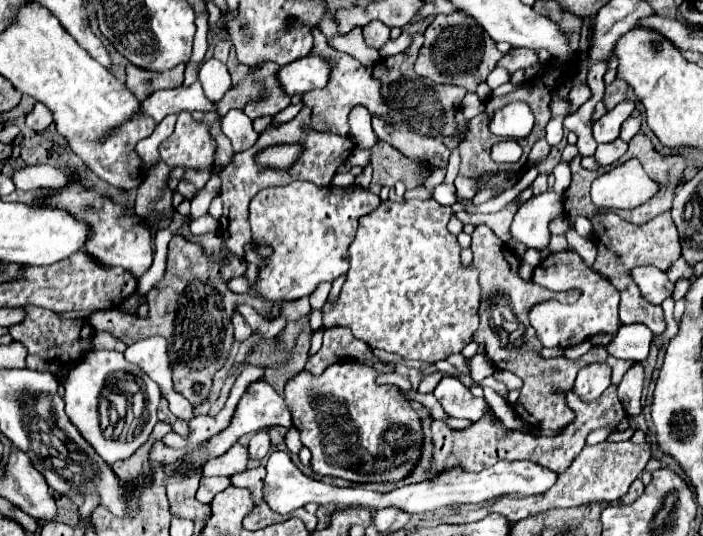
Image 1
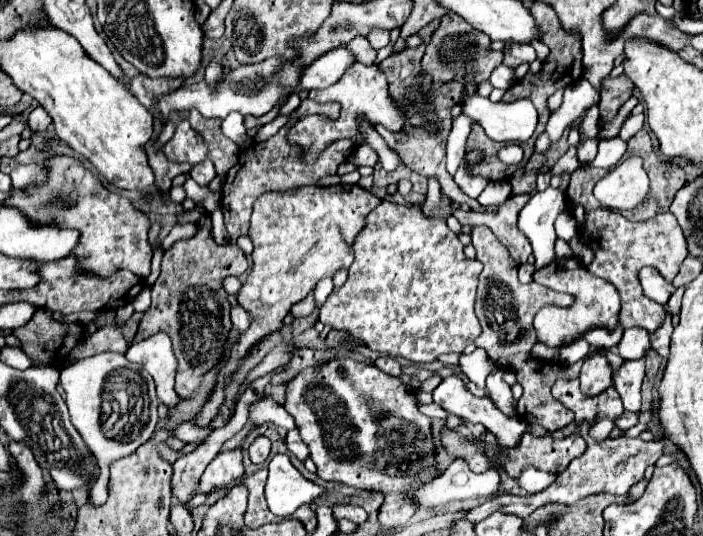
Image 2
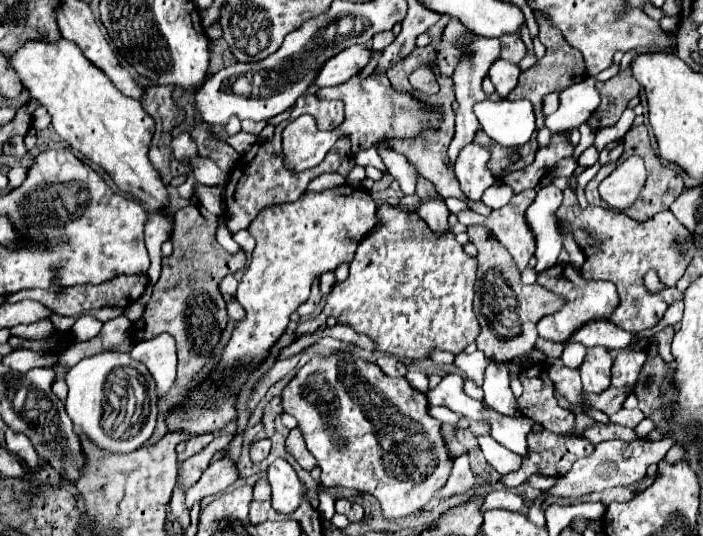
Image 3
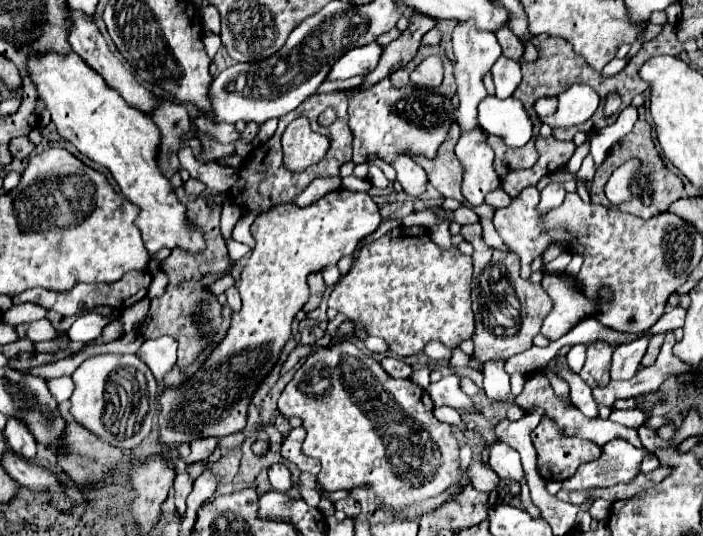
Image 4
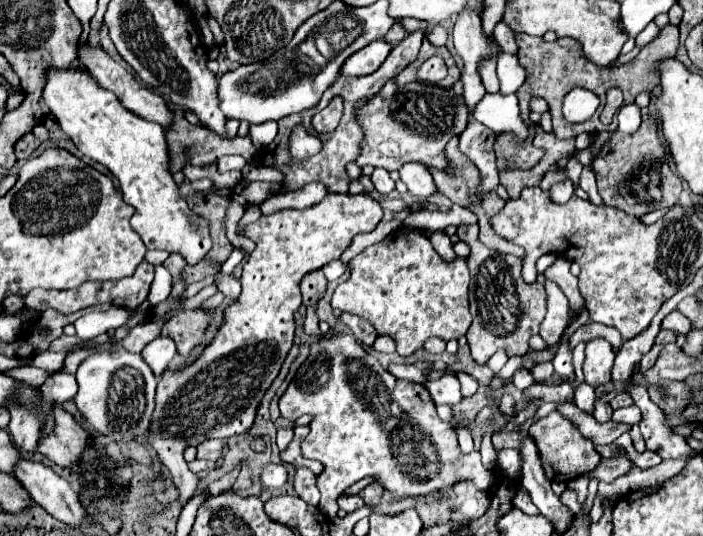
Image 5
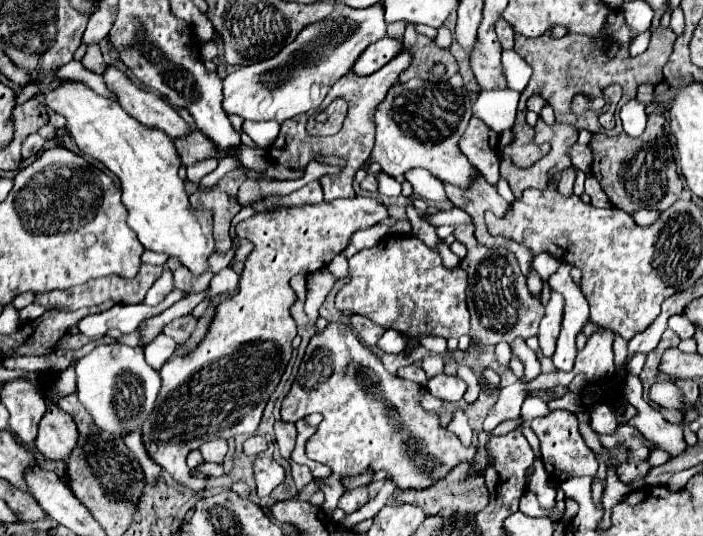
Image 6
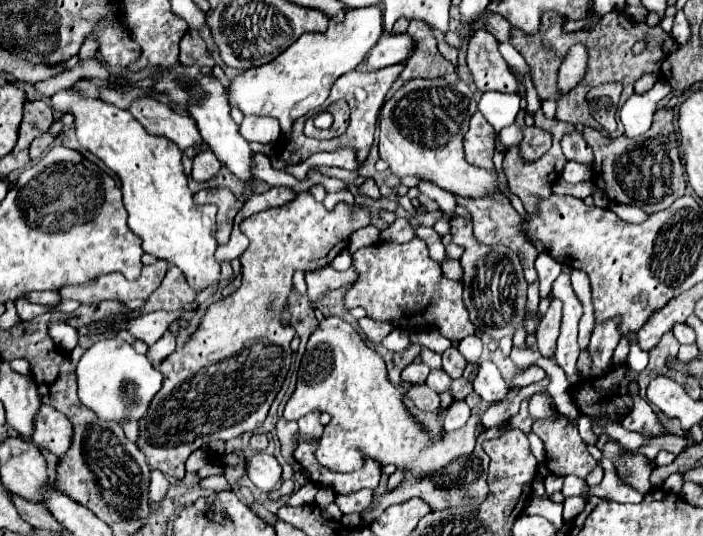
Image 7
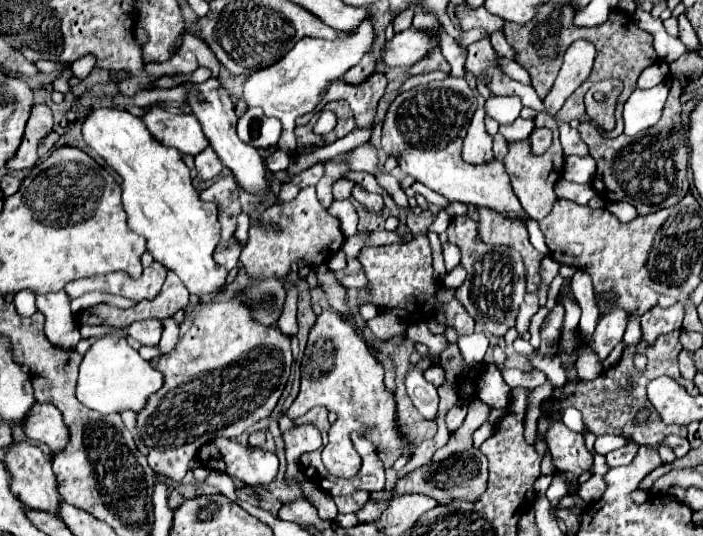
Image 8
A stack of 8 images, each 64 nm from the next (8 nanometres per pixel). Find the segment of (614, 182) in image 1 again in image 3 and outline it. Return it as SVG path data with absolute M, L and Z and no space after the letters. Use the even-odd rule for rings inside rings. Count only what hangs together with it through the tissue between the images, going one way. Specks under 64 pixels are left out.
M630 156L622 164L618 164L610 176L606 176L600 182L598 192L604 202L610 202L610 208L626 210L640 198L644 186L644 160L640 156Z

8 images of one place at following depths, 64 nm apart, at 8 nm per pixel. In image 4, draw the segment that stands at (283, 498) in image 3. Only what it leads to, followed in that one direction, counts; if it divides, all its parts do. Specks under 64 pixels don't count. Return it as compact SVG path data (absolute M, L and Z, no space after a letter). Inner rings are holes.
M276 462L268 468L268 478L270 478L270 484L276 492L284 494L284 496L290 496L290 488L292 488L292 472L286 464L282 462Z

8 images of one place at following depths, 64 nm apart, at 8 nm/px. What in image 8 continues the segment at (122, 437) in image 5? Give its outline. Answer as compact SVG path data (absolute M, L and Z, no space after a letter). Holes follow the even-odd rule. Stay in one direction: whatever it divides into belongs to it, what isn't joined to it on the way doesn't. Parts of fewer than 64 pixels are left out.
M108 334L98 338L90 346L90 350L84 354L84 360L80 364L80 376L76 386L78 400L90 408L98 410L100 414L122 414L124 410L132 410L140 414L148 402L148 396L152 396L162 386L162 374L152 366L152 362L144 360L134 348L130 348L120 334Z

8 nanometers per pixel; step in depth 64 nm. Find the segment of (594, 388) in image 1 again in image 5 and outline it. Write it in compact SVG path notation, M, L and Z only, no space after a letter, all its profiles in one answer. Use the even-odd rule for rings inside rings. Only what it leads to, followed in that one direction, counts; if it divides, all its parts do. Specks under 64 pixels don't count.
M594 338L586 344L586 362L584 362L584 380L590 386L602 386L610 382L614 350L608 340Z

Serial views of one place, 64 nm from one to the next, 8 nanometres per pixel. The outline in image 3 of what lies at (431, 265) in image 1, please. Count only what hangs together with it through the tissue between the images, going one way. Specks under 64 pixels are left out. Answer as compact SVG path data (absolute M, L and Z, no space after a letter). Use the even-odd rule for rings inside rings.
M382 204L378 206L376 218L378 224L374 226L374 230L358 242L356 256L350 264L350 276L342 284L336 284L332 288L322 314L298 325L296 338L314 333L328 318L334 318L336 322L350 326L358 334L372 338L378 352L398 358L420 360L428 358L434 350L464 352L464 348L472 344L480 334L480 324L472 310L478 260L470 258L462 250L462 244L456 242L452 230L434 232L416 212L406 212L400 206Z

